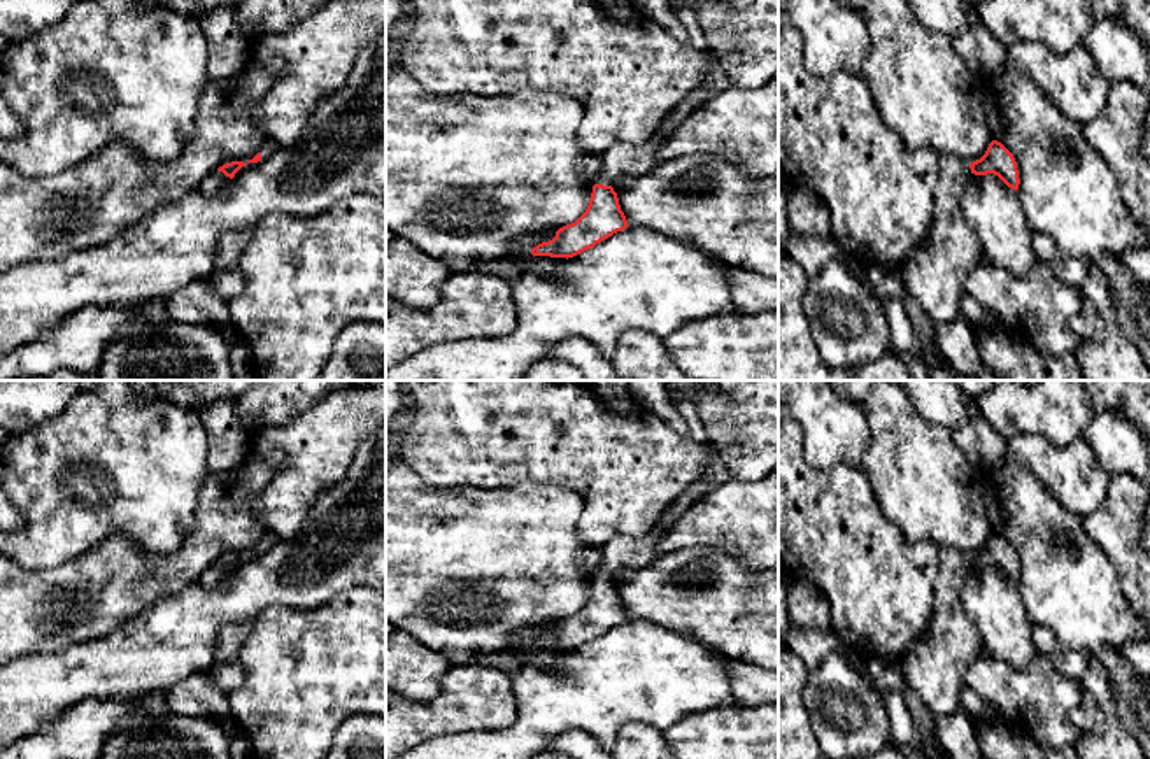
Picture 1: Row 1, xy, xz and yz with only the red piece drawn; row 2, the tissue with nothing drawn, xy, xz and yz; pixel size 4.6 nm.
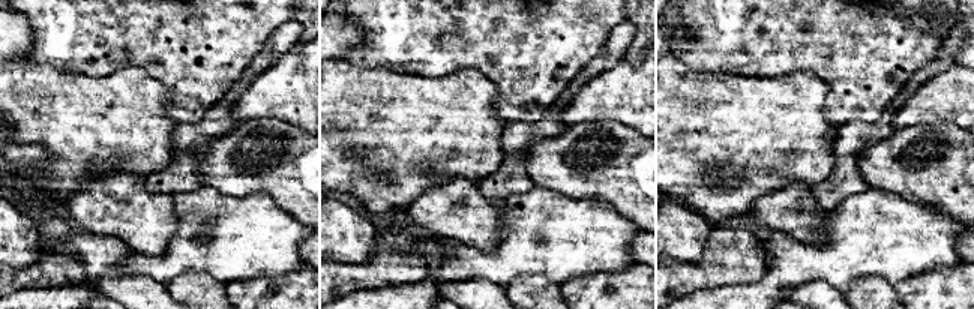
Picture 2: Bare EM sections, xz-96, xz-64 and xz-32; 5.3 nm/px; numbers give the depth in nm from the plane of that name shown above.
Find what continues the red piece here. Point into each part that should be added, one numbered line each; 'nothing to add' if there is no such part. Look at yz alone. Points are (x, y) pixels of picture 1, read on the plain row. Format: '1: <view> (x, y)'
1: yz (935, 665)

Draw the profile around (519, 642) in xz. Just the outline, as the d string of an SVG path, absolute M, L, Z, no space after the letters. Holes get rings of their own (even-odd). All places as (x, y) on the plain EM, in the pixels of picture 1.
M554 621L528 626L524 629L514 631L508 636L507 650L510 656L514 656L522 666L526 664L536 664L536 666L552 666L556 664L566 650L550 650L550 649L533 649L531 642L536 640L542 635L549 635L556 629Z

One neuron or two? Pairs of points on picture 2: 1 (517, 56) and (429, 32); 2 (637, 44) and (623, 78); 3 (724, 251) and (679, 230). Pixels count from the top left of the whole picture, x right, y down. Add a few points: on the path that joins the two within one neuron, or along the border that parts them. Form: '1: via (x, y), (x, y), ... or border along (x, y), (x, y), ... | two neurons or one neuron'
1: via (496, 35), (491, 30), (450, 30) | one neuron
2: border along (623, 57), (640, 63) | two neurons
3: border along (713, 228), (704, 252), (697, 260), (674, 258) | two neurons

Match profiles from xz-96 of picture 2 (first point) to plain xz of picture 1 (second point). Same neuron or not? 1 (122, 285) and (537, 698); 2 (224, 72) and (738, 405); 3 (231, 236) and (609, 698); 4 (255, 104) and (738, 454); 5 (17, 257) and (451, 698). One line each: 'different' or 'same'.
1: different
2: different
3: same
4: different
5: different

